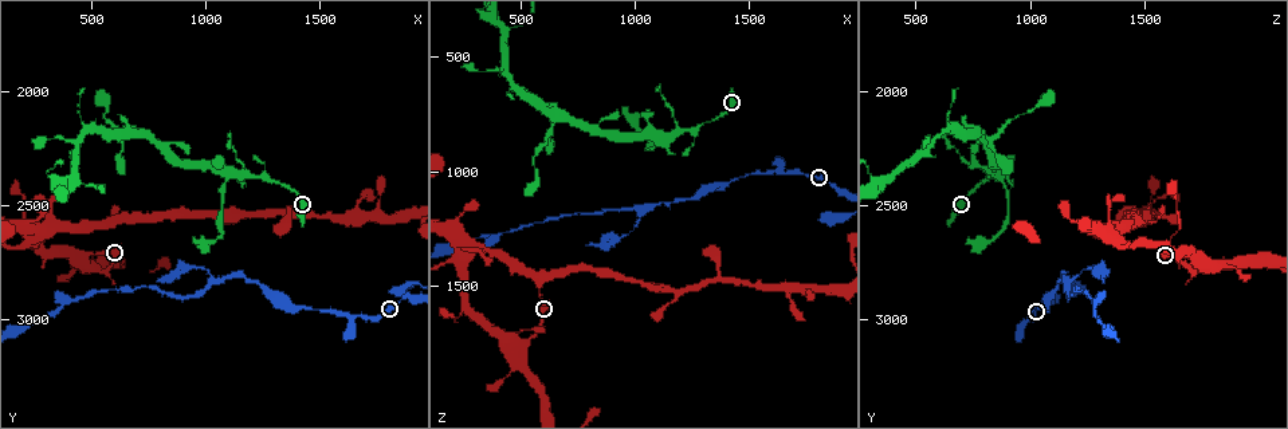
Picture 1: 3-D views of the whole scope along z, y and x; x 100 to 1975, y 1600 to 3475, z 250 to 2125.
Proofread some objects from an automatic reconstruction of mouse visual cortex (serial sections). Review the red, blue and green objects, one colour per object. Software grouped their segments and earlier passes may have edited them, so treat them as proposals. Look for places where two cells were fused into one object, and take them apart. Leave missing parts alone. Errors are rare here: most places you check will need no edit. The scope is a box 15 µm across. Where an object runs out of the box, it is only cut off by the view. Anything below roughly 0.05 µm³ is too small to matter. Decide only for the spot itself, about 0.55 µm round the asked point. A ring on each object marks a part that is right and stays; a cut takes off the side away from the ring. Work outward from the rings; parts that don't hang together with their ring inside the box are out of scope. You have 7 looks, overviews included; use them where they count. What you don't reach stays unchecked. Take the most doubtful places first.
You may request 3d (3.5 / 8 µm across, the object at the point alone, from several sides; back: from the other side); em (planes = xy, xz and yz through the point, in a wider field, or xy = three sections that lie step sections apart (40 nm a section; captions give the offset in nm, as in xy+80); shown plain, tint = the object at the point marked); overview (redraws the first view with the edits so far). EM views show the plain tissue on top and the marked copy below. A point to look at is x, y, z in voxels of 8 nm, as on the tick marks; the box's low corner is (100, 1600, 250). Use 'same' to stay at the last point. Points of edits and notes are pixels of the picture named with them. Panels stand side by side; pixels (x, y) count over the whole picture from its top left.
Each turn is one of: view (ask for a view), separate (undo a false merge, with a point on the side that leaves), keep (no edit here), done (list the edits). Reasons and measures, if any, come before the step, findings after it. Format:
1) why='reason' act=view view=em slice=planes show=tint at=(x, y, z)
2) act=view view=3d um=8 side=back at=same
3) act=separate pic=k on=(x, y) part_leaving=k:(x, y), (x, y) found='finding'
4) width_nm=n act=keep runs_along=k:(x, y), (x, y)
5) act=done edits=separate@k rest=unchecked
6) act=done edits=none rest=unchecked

why='branch point' act=view view=3d um=3.5 at=(1630, 2980, 1000)

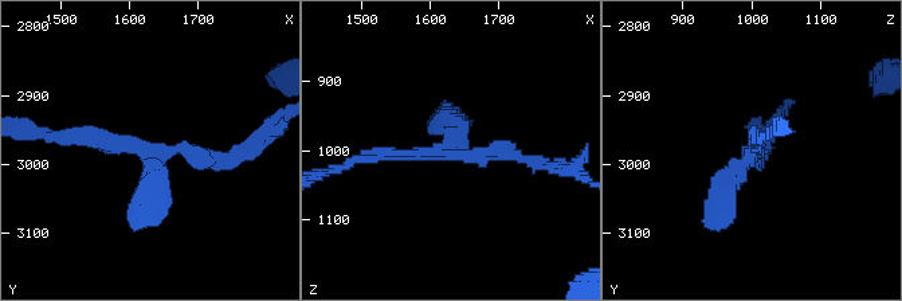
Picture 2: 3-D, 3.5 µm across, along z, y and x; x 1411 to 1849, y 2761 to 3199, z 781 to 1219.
why='need the tissue' act=view view=em slice=planes show=tint at=(1635, 2985, 1010)

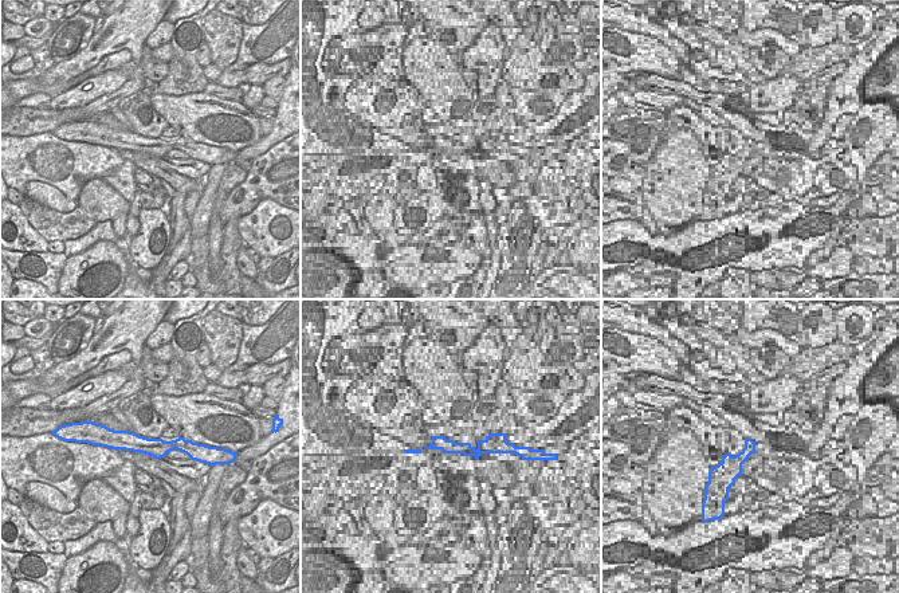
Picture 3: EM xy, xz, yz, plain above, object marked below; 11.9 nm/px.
arm_widths_nm=150,150,300 act=keep runs_along=3:(109, 440), (193, 446) found='continuous, no second cell'

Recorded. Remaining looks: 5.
why='sudden change in width' act=view view=3d um=3.5 side=back at=(1230, 2370, 830)

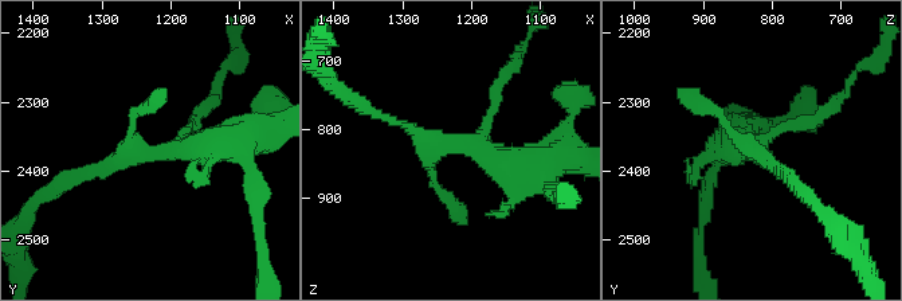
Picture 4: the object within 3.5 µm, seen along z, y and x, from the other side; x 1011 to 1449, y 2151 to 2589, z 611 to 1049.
why='need the tissue' act=view view=em slice=xy step=1 show=tint at=(1220, 2380, 825)

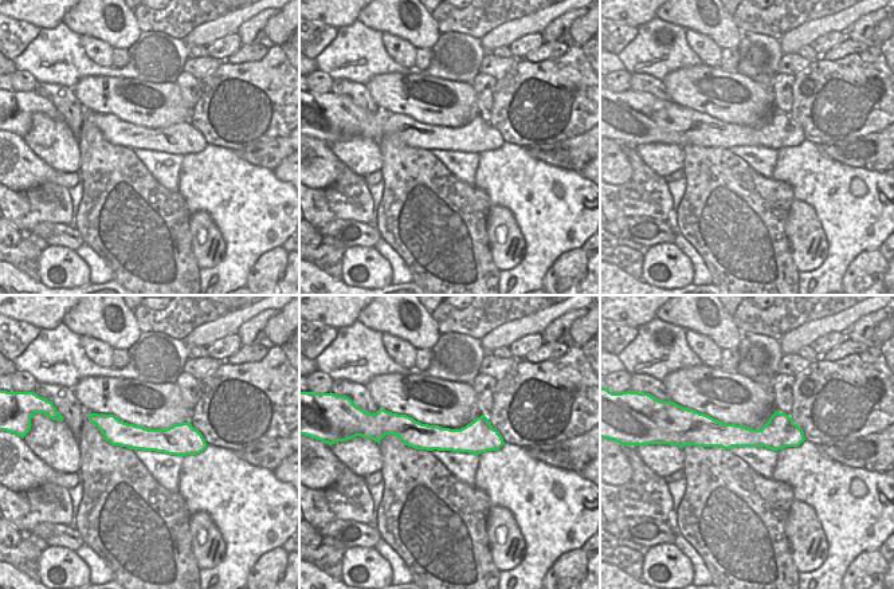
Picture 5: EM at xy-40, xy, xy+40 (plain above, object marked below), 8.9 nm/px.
act=keep runs_along=5:(97, 421), (124, 435), (202, 446) found='one cell here'

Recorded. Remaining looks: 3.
why='sharp bend' act=view view=3d um=3.5 at=(650, 2180, 770)

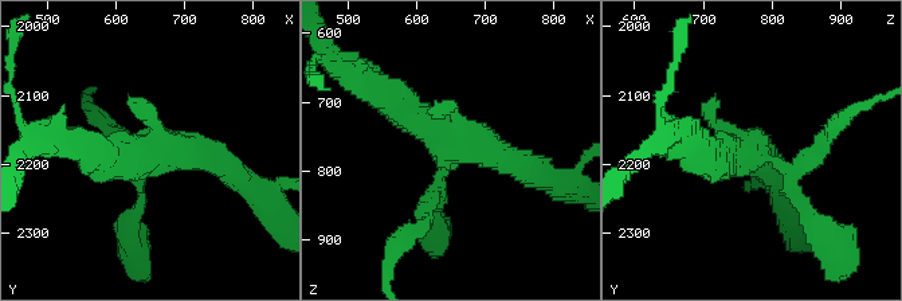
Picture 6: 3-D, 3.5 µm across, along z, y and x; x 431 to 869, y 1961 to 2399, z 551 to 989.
act=view view=em slice=xy step=2 show=tint at=(655, 2190, 755)

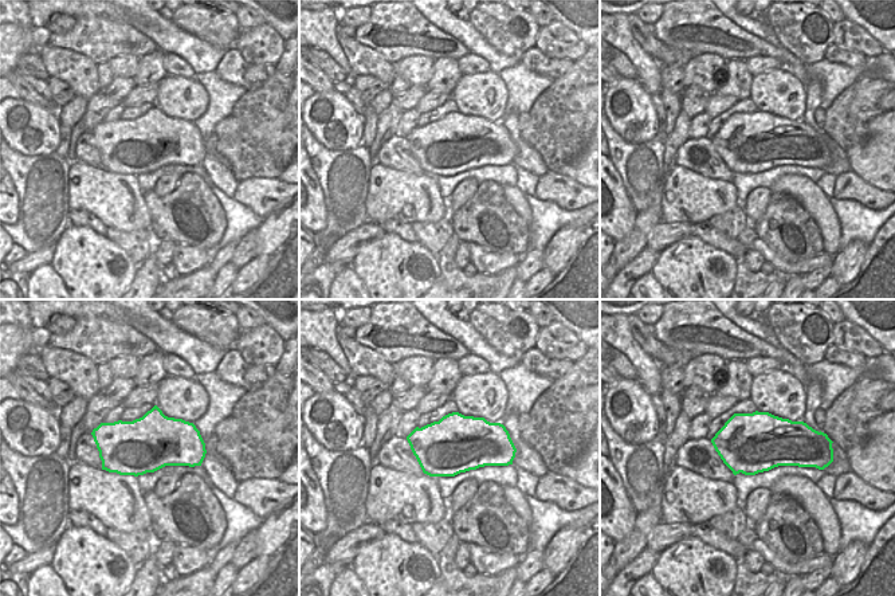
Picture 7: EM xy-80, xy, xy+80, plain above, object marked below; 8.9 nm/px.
act=keep runs_along=6:(532, 169), (454, 141), (380, 90) found='one cell here'

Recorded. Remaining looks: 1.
act=done edits=none rest=unchecked

